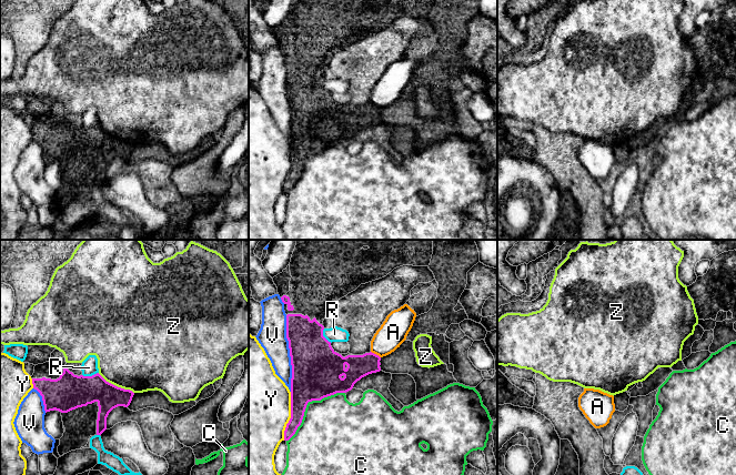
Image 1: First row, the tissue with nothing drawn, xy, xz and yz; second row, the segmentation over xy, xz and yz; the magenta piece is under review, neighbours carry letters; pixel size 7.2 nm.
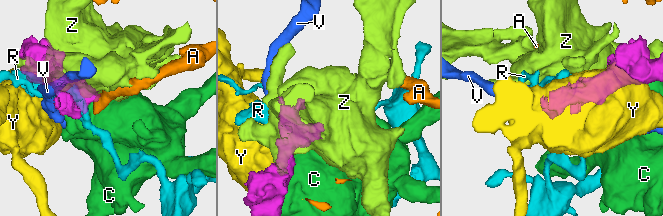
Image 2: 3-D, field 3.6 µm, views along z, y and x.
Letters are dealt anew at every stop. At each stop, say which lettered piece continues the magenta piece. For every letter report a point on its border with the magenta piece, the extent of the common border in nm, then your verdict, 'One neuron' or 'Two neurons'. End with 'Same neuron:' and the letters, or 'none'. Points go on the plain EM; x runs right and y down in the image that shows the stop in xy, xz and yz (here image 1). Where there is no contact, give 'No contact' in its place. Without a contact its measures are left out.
A: Touches magenta at xz (375, 105). Shared border 90 nm. Two neurons
C: Touches magenta at xz (306, 155). Shared border 550 nm. Two neurons
R: Touches magenta at xy (90, 128). Shared border 120 nm. Two neurons
V: Touches magenta at xz (290, 104). Shared border 550 nm. Two neurons
Y: Touches magenta at xz (291, 168). Shared border 360 nm. Two neurons
Z: Touches magenta at xy (114, 137). Shared border 300 nm. Two neurons
Same neuron: none

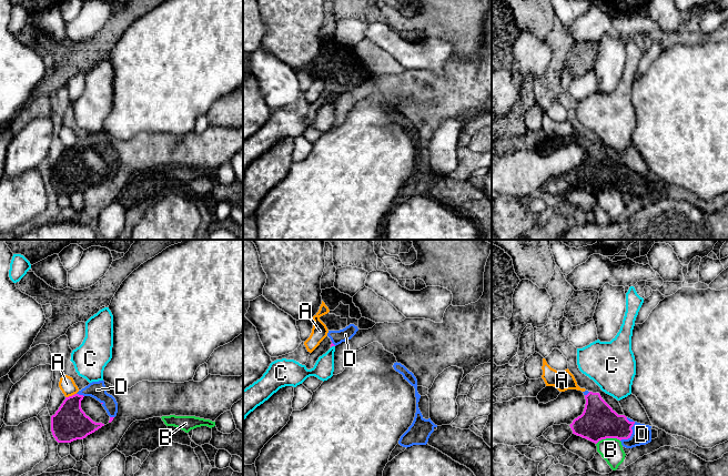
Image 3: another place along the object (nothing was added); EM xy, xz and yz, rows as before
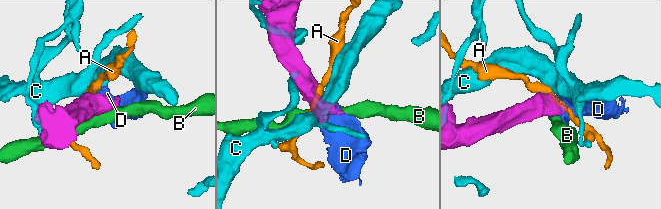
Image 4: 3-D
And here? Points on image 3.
A: Touches magenta at xy (70, 148). Shared border 90 nm. Two neurons
B: Touches magenta at yz (607, 189). Shared border 180 nm. Two neurons
C: Touches magenta at xz (332, 97). Shared border 40 nm. Two neurons
D: Touches magenta at yz (632, 182). Shared border 180 nm. One neuron
Same neuron: D

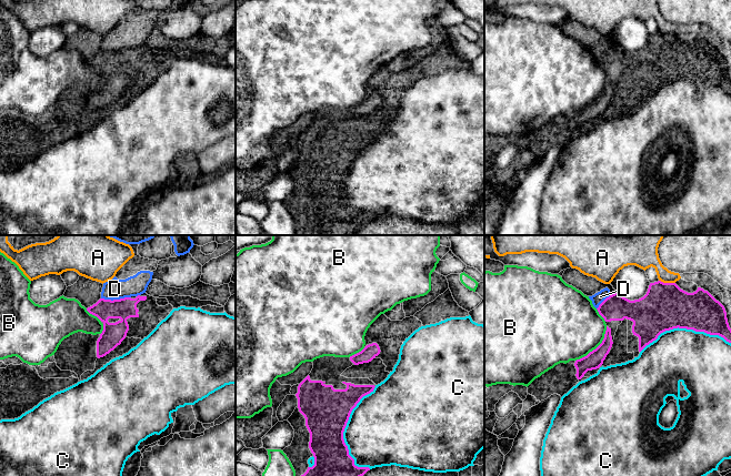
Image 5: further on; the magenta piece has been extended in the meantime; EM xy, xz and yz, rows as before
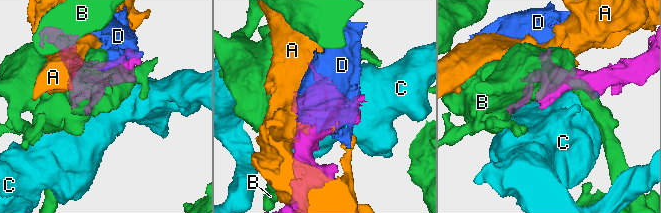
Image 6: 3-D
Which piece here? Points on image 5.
A: Touches magenta at yz (667, 34). Shared border 120 nm. Two neurons
B: Touches magenta at yz (597, 99). Shared border 340 nm. Two neurons
C: Touches magenta at xz (346, 176). Shared border 600 nm. Two neurons
D: Touches magenta at xy (116, 51). Shared border 220 nm. Two neurons
Same neuron: none

